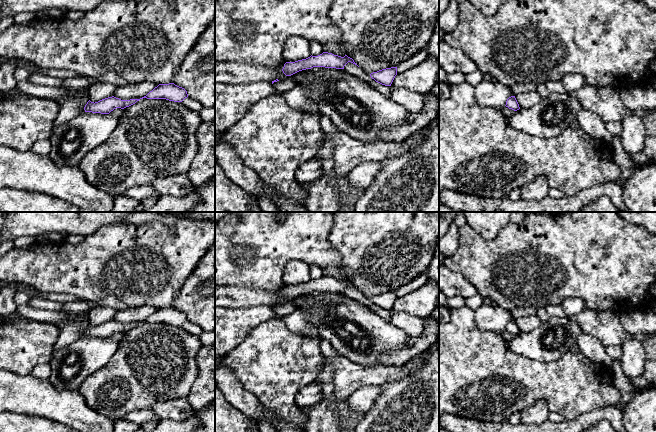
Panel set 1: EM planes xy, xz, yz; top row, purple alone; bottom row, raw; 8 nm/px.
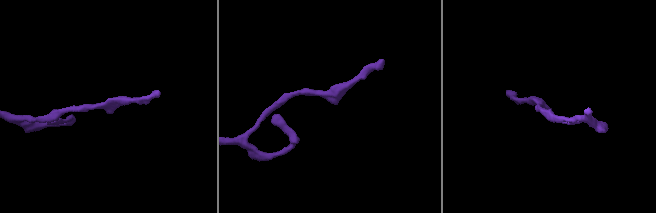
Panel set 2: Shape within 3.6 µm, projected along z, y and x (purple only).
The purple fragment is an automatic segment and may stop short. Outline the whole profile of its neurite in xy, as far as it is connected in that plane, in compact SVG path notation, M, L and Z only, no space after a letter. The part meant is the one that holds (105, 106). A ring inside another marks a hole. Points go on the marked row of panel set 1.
M114 96L102 99L98 102L91 102L90 100L84 107L85 112L109 114L116 108L124 109L135 104L140 99L121 100Z

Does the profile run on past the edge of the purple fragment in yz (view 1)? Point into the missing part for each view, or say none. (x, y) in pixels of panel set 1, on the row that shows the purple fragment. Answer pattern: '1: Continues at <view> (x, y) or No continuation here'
1: No continuation here

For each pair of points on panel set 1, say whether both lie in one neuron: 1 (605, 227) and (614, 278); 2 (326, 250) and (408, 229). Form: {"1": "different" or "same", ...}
{"1": "same", "2": "different"}

